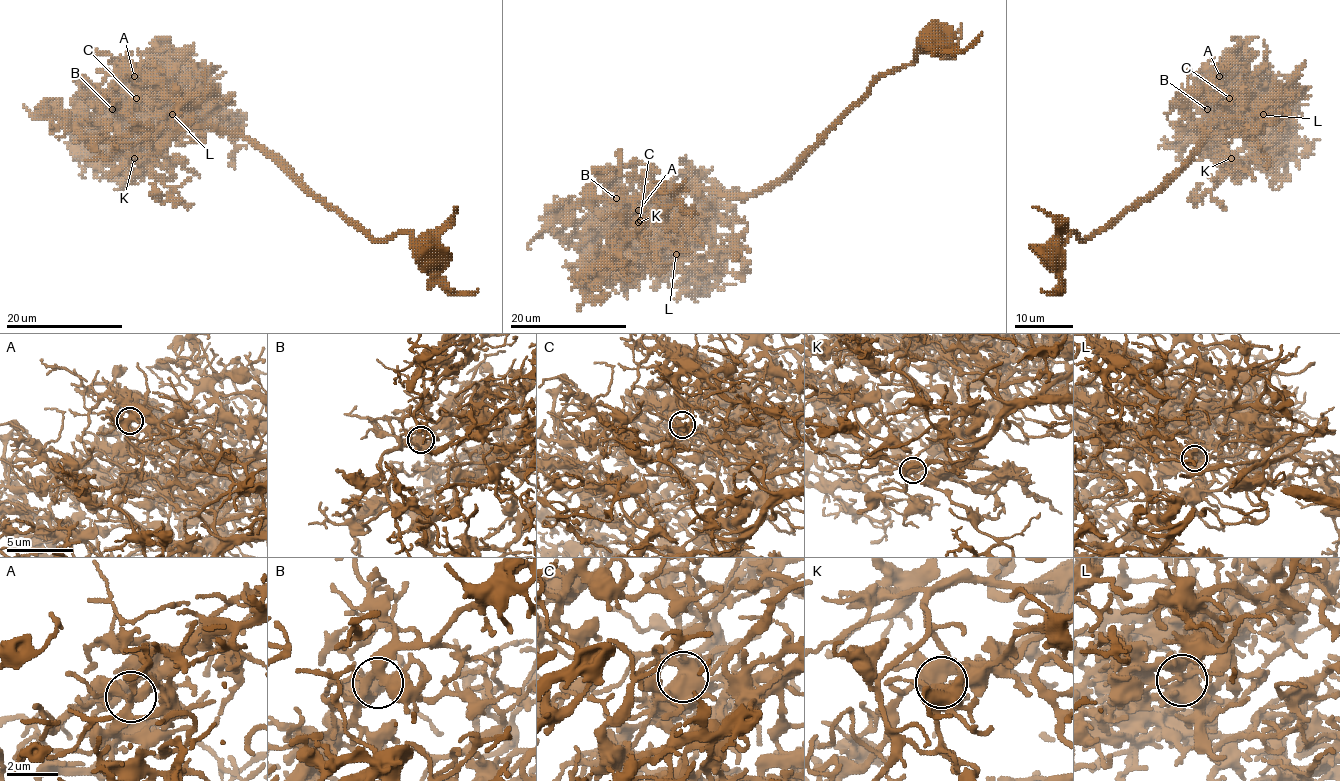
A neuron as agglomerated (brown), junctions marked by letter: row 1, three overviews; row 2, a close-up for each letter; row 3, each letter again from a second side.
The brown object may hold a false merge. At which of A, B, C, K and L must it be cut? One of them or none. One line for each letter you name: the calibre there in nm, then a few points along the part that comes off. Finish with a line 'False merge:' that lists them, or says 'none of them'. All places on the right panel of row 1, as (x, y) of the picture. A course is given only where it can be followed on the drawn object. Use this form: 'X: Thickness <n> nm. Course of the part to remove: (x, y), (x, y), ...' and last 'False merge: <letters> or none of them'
L: Thickness 480 nm. Course of the part to remove: (1263, 114), (1256, 115), (1248, 108), (1250, 101), (1246, 96), (1237, 115), (1205, 121)
False merge: L

